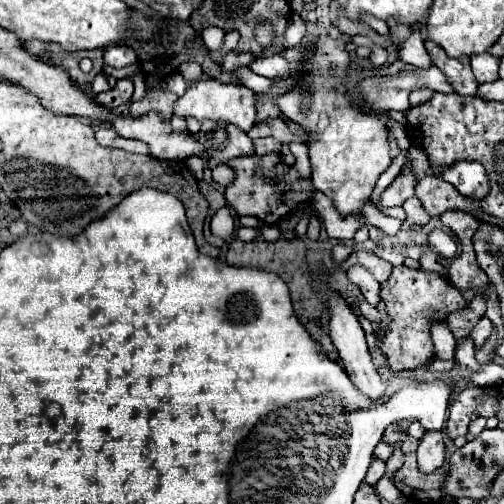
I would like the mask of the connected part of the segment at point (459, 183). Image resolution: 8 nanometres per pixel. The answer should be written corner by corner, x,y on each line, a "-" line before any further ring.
458,162
458,166
450,166
450,170
446,170
446,178
448,182
454,182
460,194
466,194
470,198
482,198
486,190
490,190
486,172
482,166
478,166
478,162

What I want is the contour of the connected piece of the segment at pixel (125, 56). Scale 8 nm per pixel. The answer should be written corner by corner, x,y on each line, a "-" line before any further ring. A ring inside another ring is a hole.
110,46
104,50
104,66
112,66
112,68
124,68
130,64
136,64
136,52
132,48
126,46

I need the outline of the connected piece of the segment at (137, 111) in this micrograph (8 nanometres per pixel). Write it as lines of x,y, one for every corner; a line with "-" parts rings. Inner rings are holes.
150,88
140,102
130,104
130,116
138,118
138,116
144,116
148,112
158,112
162,116
162,120
166,124
170,124
172,104
176,102
176,98
178,98
176,94
166,94
164,90
152,90

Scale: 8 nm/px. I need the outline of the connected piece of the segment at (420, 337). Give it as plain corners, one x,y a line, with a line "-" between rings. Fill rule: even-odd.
396,266
390,274
390,278
382,284
382,300
386,302
386,310
392,318
390,330
382,338
382,352
388,358
388,366
396,372
410,370
420,364
424,364
434,352
432,352
432,340
430,340
430,322
426,322
426,306
430,310
442,310
442,314
450,314
452,310
464,308
466,300
462,298
460,290
454,288
444,276
436,272
426,272
422,268
408,268
408,266

